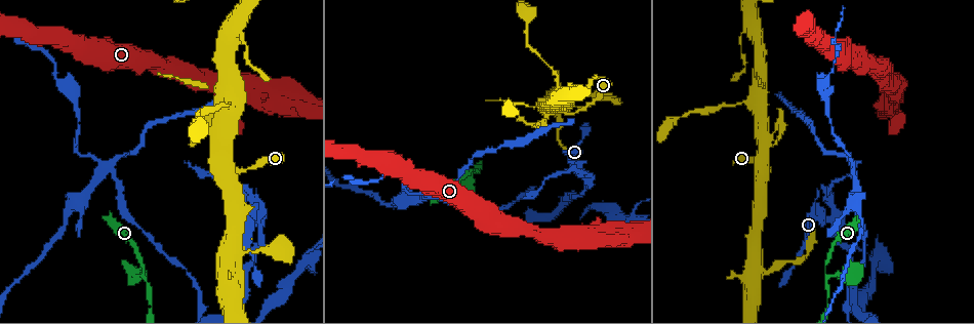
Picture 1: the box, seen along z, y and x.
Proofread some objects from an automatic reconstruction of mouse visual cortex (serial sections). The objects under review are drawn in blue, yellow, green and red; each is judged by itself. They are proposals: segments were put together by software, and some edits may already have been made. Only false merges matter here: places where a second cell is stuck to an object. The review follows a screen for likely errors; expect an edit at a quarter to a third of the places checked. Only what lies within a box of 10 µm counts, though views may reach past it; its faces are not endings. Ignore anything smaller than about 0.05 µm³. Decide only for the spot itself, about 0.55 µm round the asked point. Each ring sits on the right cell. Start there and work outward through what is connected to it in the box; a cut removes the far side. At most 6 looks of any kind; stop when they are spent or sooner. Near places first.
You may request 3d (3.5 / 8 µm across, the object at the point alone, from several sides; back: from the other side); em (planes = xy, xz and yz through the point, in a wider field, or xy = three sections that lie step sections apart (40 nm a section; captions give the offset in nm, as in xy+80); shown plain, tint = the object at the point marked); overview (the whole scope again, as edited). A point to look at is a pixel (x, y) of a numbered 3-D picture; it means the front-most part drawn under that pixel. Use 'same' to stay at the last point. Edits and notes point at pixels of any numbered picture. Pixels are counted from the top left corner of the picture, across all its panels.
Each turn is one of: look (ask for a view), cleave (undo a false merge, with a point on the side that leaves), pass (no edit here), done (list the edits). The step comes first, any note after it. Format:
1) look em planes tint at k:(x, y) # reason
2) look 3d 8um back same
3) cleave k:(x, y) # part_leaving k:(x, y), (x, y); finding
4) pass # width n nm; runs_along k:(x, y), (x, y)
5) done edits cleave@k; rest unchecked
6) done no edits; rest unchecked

look 3d 8um at 1:(231, 103) # a fork

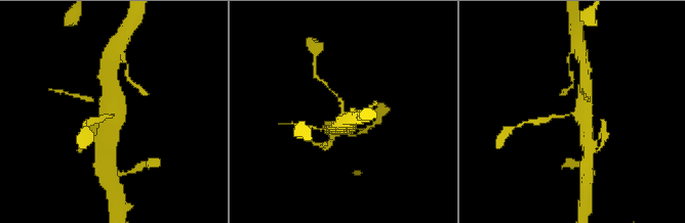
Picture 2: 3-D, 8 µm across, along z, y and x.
look em xy step 1 tint same # now the EM

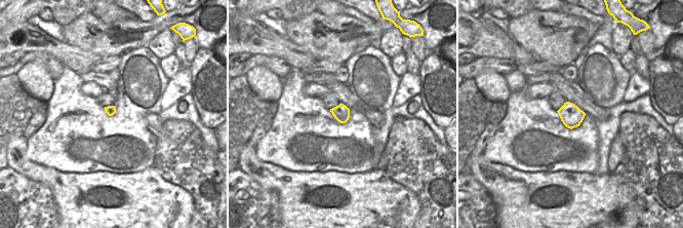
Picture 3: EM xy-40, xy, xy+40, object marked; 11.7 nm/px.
pass # runs_along 2:(108, 145), (111, 123), (110, 83); one cell here

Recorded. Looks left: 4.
look 3d 3.5um at 1:(899, 96) # abrupt turn

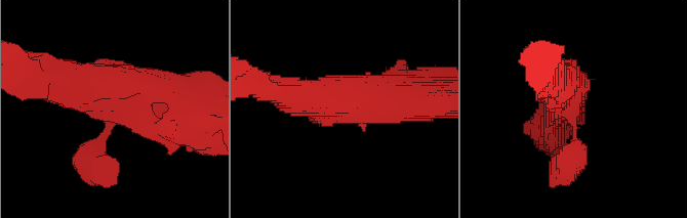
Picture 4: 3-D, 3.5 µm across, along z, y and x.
look em planes tint at 4:(569, 109) # shape alone is not enough

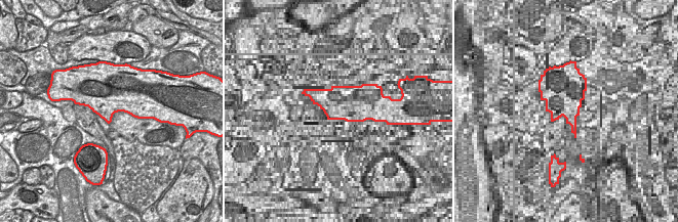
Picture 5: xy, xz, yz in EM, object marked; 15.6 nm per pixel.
pass # runs_along 4:(39, 77), (92, 86), (174, 92); all the same cell

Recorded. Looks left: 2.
look 3d 3.5um back at 1:(825, 273) # two arms in line, one across

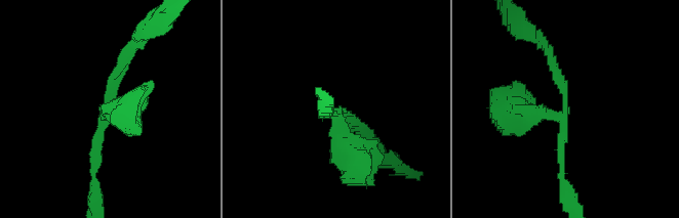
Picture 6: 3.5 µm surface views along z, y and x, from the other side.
look em xy step 2 tint at 6:(563, 115) # arms 3; arm_widths 150, 150, 400 nm; shape alone is not enough

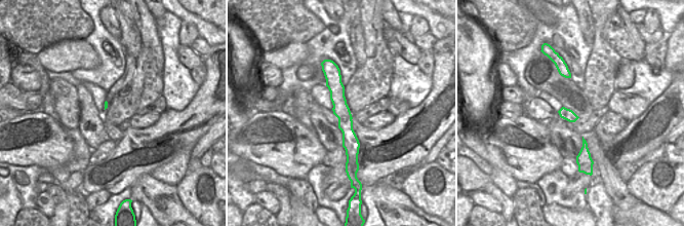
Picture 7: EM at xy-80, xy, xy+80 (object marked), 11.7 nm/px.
cleave 6:(525, 111) # width 190 nm; part_leaving 6:(558, 117), (508, 111), (492, 88); a second cell is stuck on

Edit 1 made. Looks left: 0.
done edits cleave@6; rest unchecked

